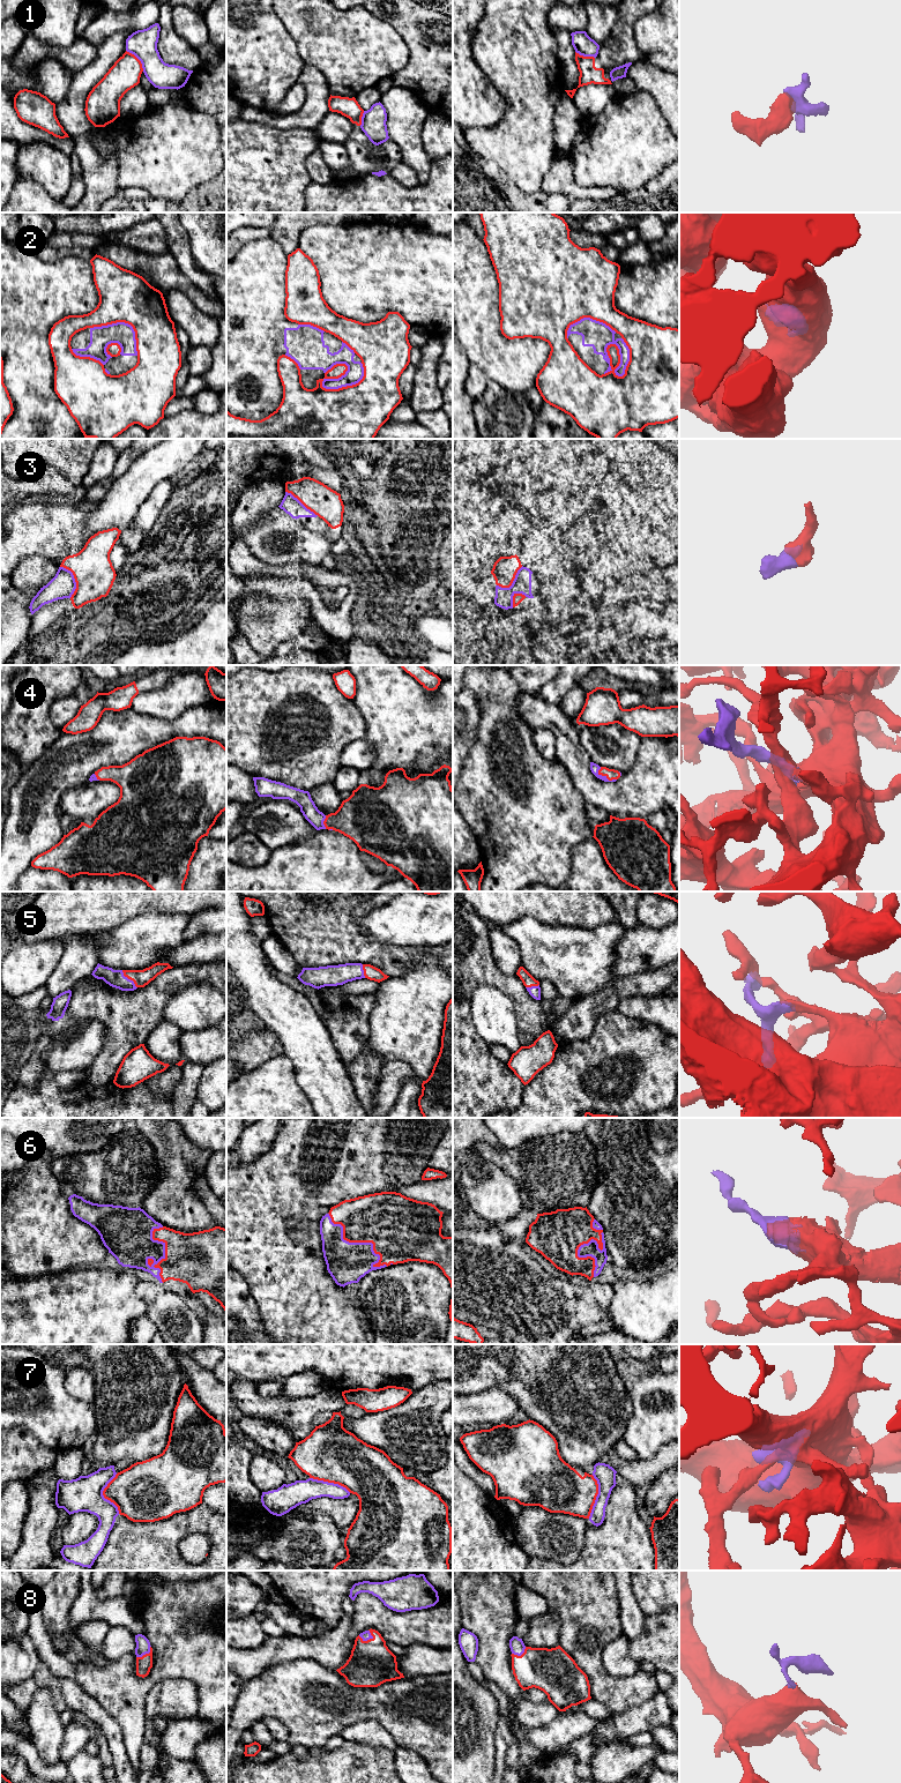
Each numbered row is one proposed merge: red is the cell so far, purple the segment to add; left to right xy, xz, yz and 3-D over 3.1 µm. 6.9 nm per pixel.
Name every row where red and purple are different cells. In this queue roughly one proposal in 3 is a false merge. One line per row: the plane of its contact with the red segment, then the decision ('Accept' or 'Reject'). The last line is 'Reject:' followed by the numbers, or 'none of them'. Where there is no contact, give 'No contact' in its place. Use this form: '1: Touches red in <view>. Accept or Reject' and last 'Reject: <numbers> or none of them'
1: Touches red in xy. Reject
2: Touches red in yz. Reject
3: Touches red in xy. Reject
4: Touches red in yz. Accept
5: Touches red in xy. Accept
6: Touches red in yz. Accept
7: Touches red in xy. Accept
8: Touches red in xz. Accept
Reject: 1, 2, 3

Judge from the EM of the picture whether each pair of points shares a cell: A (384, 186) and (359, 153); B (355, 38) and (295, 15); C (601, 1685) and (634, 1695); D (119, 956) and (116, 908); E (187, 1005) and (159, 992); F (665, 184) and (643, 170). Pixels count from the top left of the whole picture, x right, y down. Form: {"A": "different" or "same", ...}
{"A": "different", "B": "same", "C": "same", "D": "different", "E": "different", "F": "different"}

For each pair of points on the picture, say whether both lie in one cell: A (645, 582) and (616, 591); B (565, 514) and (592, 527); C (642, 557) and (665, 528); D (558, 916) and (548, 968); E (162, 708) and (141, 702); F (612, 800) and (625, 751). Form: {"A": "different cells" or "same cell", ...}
{"A": "different cells", "B": "same cell", "C": "same cell", "D": "different cells", "E": "same cell", "F": "different cells"}

